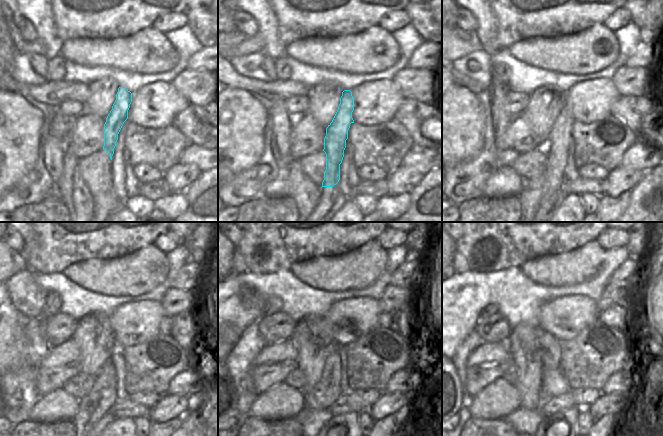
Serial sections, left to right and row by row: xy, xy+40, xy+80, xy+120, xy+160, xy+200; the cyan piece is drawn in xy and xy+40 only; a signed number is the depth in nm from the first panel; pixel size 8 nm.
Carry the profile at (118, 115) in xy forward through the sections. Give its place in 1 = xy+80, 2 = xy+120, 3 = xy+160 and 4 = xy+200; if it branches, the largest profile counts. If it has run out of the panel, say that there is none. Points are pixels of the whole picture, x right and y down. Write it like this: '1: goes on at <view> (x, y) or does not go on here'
1: goes on at xy+80 (557, 146)
2: goes on at xy+120 (102, 396)
3: goes on at xy+160 (320, 397)
4: goes on at xy+200 (544, 397)

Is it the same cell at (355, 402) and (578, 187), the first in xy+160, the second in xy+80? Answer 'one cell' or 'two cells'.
one cell

